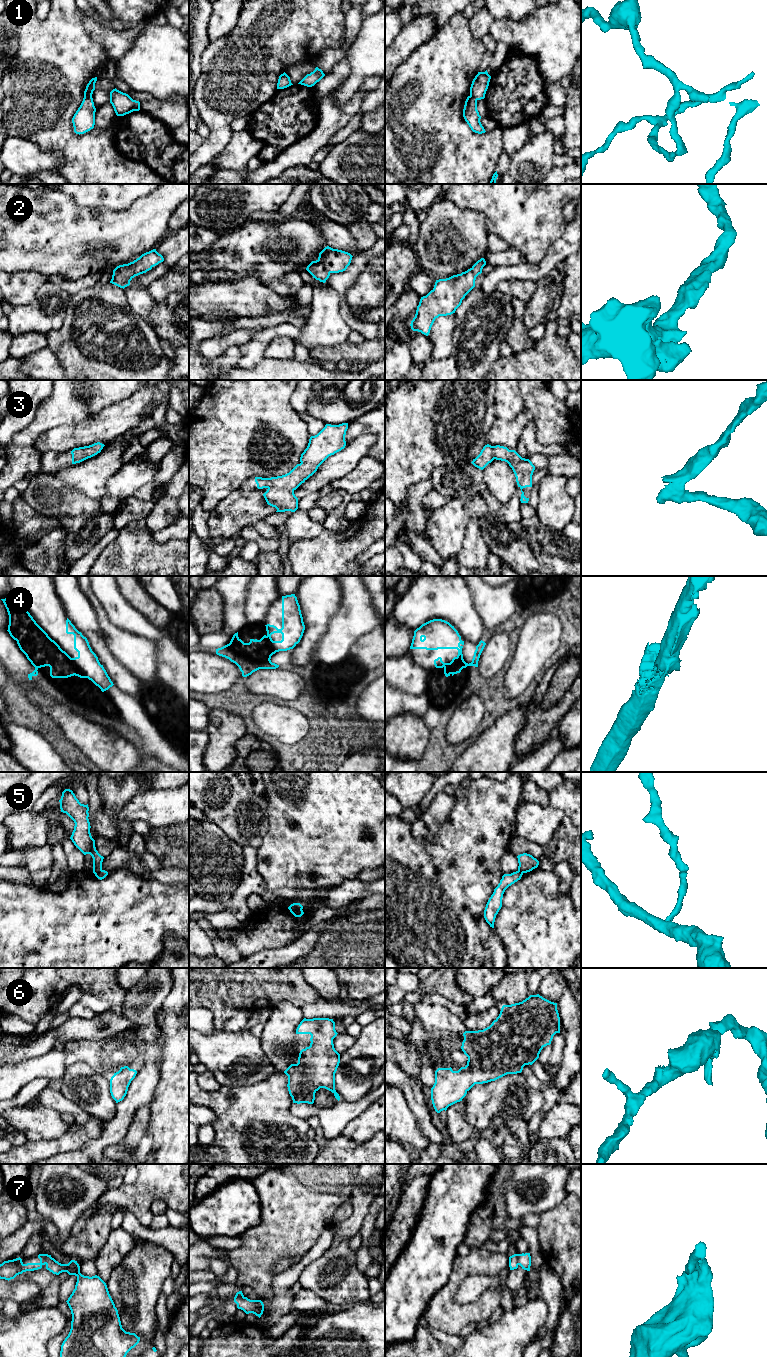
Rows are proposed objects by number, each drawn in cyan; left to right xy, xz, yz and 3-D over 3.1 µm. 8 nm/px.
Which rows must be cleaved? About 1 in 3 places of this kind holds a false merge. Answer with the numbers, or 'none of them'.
1, 4, 5

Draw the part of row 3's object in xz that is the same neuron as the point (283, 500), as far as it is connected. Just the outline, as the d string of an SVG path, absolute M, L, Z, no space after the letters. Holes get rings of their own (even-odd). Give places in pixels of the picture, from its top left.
M348 423L326 424L317 435L310 437L307 448L301 454L301 463L289 473L271 478L255 477L257 488L267 489L263 494L267 504L275 507L276 512L295 512L298 509L298 498L294 491L312 476L329 456L345 448L347 429Z

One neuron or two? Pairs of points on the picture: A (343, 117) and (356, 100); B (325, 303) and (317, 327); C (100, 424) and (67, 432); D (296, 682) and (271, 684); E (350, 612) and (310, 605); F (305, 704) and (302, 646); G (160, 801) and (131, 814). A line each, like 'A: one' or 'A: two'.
A: one
B: one
C: one
D: one
E: two
F: two
G: one

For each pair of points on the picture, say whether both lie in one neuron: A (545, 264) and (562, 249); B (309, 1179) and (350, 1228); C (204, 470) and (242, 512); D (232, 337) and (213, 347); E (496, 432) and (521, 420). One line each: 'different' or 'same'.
A: same
B: different
C: different
D: same
E: same

